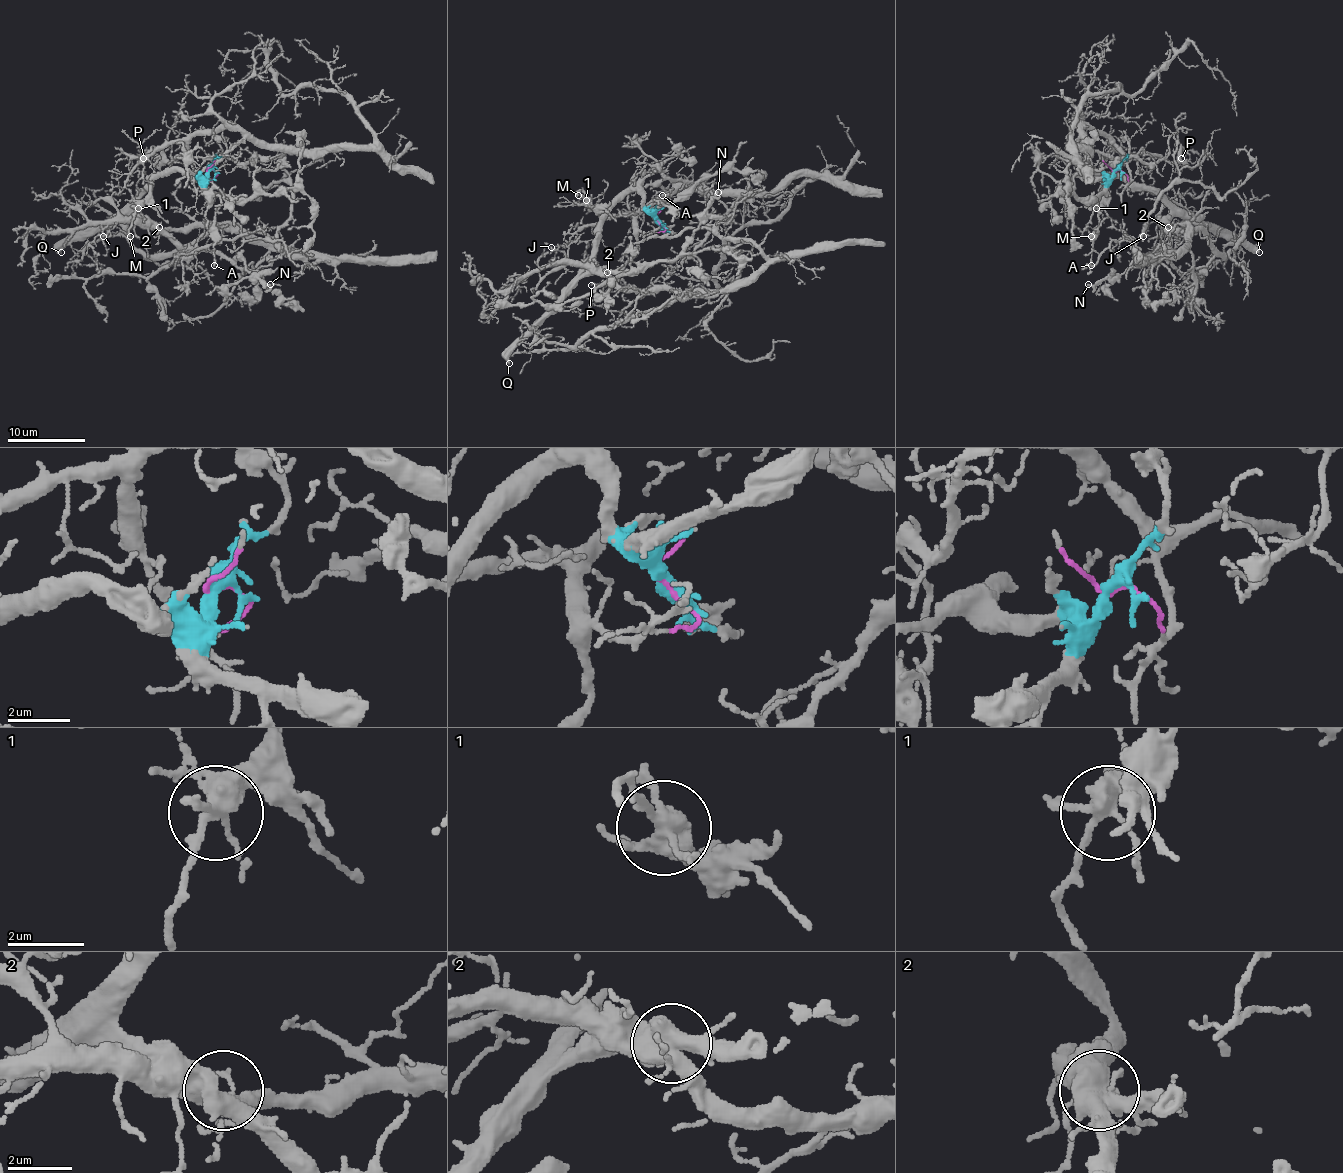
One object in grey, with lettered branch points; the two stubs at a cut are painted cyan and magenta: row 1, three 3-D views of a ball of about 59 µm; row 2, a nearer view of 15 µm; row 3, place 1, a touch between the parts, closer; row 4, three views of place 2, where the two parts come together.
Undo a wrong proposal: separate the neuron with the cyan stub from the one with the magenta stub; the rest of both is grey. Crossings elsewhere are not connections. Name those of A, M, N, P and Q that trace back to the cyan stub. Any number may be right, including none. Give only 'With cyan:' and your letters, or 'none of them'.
With cyan: A, M, N, Q

